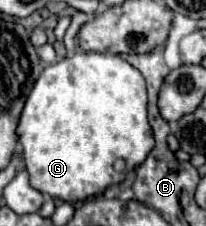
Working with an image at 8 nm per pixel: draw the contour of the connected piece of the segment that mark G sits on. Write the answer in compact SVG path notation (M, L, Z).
M75 53L71 57L65 57L59 63L53 63L49 67L45 67L43 73L39 75L39 79L35 81L35 85L33 85L33 89L31 89L27 101L25 101L21 121L19 121L19 127L17 127L17 135L19 135L19 141L23 145L23 161L25 161L25 167L27 167L29 175L31 175L31 185L37 191L49 193L51 197L61 199L61 201L85 201L85 199L105 191L111 183L121 183L129 171L133 171L137 165L143 163L143 159L147 157L147 153L155 145L153 143L153 131L151 131L151 125L147 121L145 79L139 73L139 69L135 69L125 59L121 59L117 55L111 55L111 53Z

